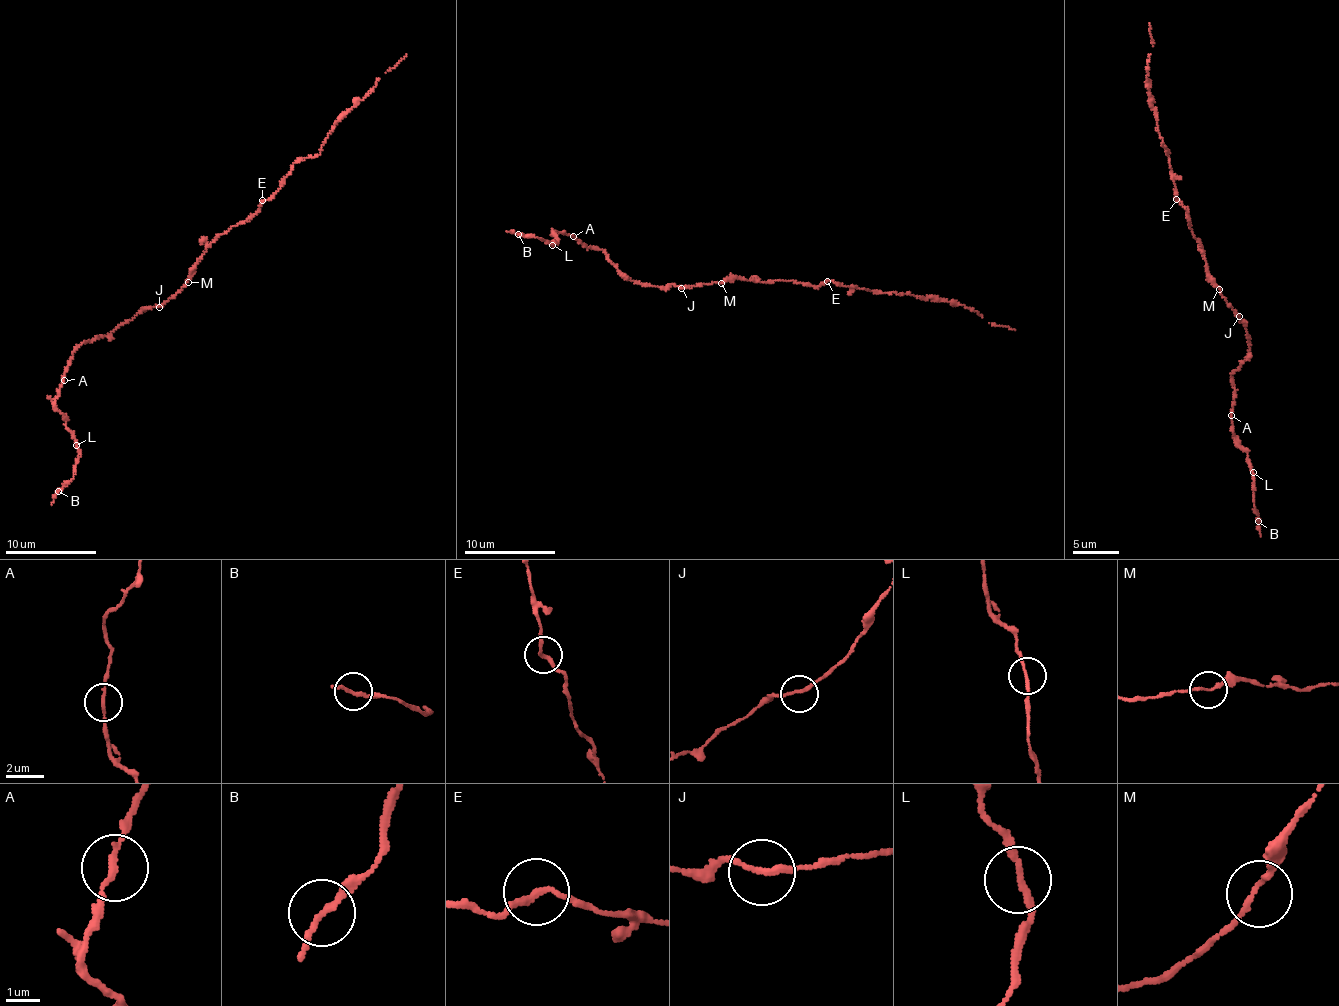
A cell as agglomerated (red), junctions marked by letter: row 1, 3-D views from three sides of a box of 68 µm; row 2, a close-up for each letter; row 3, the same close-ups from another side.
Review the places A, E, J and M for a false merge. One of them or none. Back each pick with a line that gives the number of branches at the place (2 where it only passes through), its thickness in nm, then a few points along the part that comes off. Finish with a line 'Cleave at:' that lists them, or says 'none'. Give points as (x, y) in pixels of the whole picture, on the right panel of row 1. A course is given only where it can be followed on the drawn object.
A: 2 branches meet; 160 nm thick; foreign part runs (1231, 416), (1234, 440), (1247, 453), (1252, 472), (1253, 501), (1260, 536)
Cleave at: A

